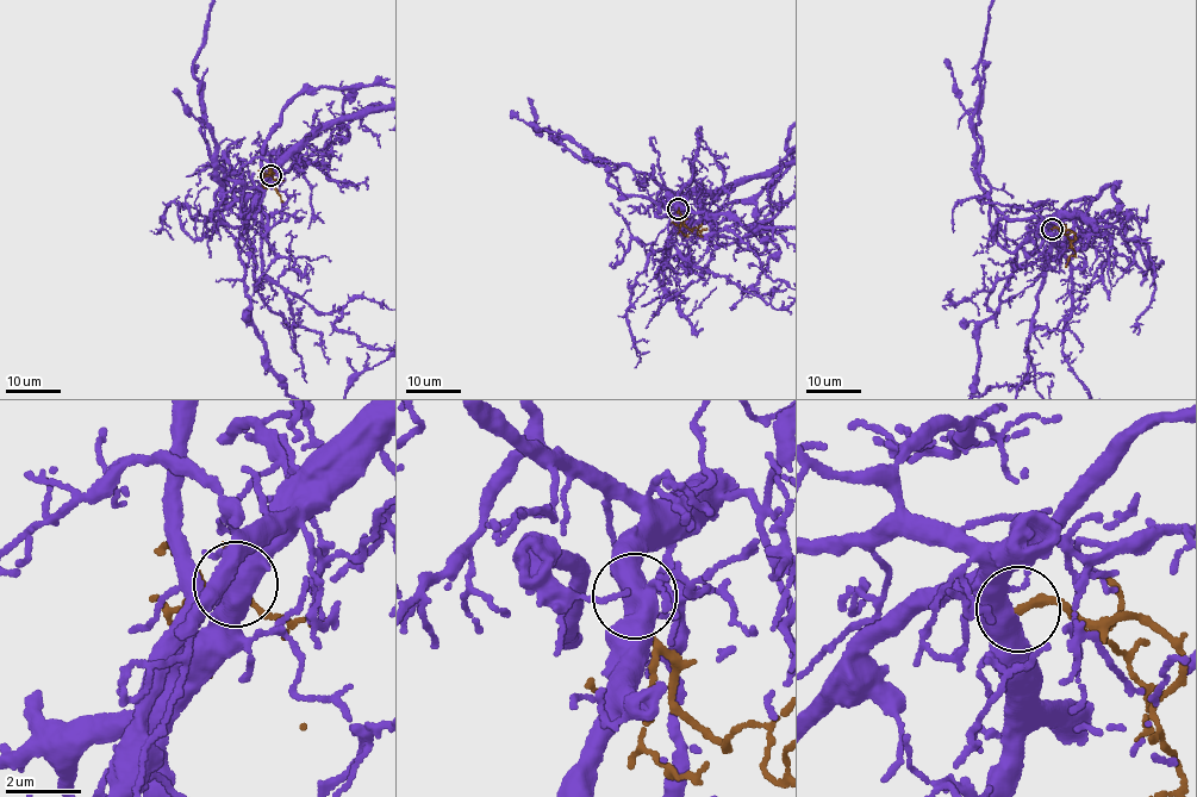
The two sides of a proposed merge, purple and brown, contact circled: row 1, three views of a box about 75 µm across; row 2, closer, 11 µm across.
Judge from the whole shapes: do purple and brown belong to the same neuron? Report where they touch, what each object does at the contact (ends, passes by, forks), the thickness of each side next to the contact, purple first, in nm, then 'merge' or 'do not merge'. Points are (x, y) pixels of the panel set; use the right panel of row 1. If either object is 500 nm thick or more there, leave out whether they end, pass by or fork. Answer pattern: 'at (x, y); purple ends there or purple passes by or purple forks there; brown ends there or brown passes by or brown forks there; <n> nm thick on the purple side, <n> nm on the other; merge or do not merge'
at (1052, 229); purple forks there; brown ends there; 460 nm thick on the purple side, 240 nm on the other; merge

